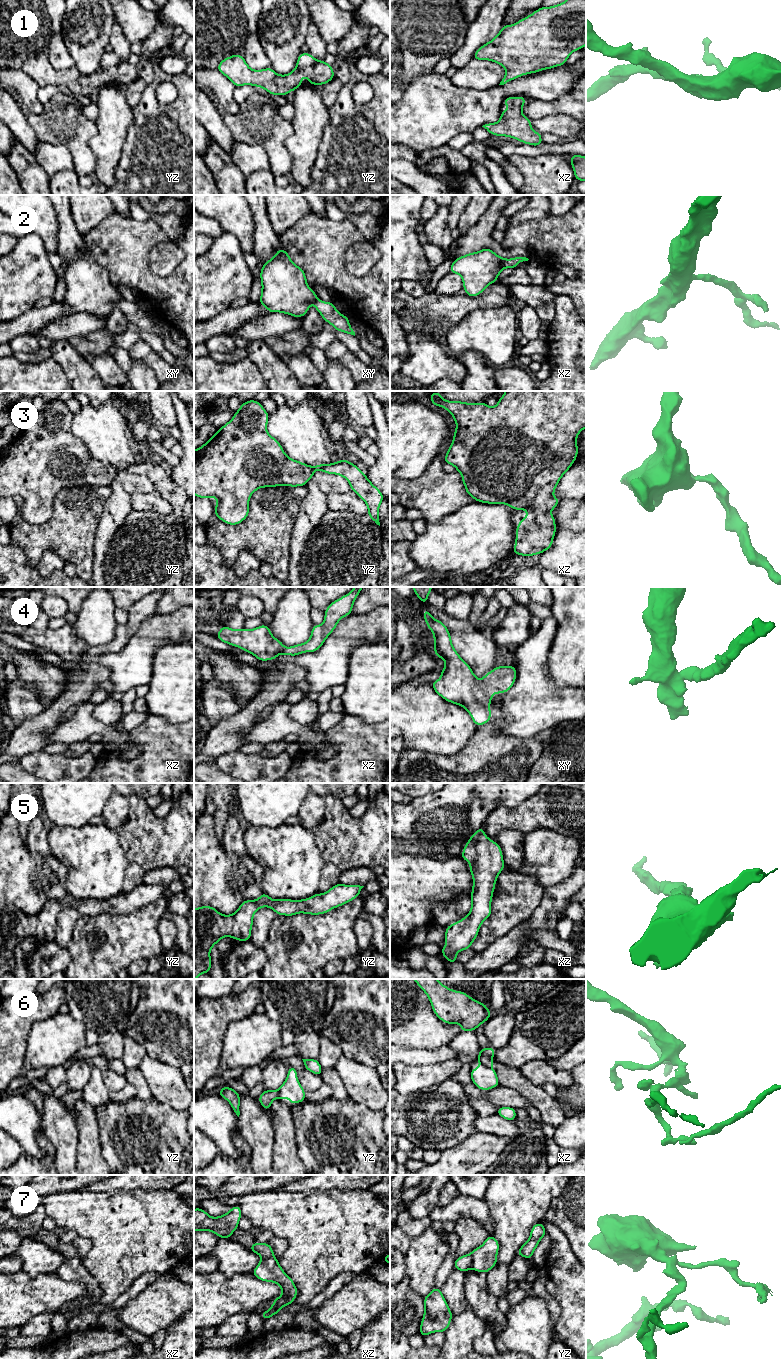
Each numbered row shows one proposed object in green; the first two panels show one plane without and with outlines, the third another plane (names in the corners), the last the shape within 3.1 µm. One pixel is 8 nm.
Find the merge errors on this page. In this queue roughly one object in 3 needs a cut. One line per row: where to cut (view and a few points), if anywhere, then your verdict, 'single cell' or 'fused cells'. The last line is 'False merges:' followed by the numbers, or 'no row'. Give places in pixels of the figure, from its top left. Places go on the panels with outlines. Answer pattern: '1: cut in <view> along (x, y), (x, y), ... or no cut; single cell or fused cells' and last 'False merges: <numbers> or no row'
1: no cut; single cell
2: no cut; single cell
3: no cut; single cell
4: no cut; single cell
5: no cut; single cell
6: cut in xz along (478, 1057), (482, 1063), (490, 1067); fused cells
7: cut in yz along (470, 1254), (472, 1266); fused cells
False merges: 6, 7

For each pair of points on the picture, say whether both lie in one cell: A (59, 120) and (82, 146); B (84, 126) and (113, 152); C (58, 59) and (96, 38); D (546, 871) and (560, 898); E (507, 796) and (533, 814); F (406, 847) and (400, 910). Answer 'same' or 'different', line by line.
A: same
B: different
C: different
D: different
E: different
F: different

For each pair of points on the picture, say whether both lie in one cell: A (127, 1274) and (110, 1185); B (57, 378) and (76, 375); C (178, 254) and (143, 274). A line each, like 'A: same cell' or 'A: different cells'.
A: different cells
B: different cells
C: different cells

